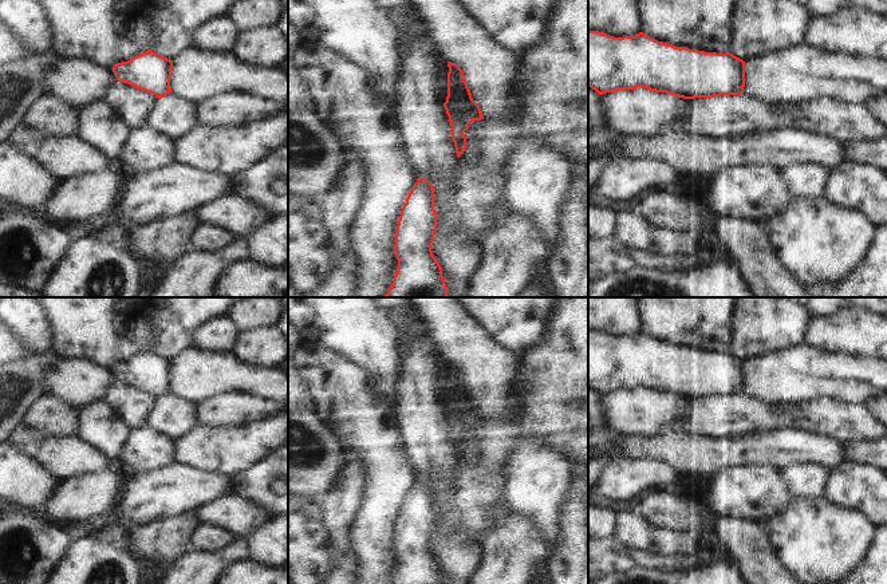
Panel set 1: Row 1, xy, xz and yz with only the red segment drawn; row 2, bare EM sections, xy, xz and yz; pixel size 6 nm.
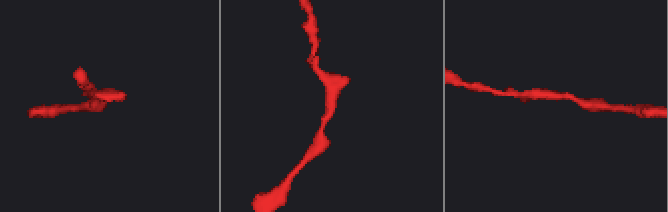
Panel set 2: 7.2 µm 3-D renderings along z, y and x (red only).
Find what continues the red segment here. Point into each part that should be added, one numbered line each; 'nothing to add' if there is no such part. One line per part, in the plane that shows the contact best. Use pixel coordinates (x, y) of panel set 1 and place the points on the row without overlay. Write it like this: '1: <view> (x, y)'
nothing to add

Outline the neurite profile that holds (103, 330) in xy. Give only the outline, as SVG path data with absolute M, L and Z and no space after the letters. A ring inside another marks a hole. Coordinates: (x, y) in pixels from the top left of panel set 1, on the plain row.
M40 297L54 324L52 350L107 368L153 348L149 327L133 316L131 297Z

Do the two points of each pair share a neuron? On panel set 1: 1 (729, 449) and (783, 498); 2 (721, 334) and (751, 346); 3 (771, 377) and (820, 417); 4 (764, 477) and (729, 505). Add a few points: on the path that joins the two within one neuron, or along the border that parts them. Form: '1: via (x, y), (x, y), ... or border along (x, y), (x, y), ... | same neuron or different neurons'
1: border along (780, 469), (769, 466), (733, 466), (718, 474) | different neurons
2: border along (734, 311), (729, 351) | different neurons
3: border along (832, 399), (775, 402), (771, 406) | different neurons
4: via (756, 485), (748, 493), (741, 493), (737, 497) | same neuron

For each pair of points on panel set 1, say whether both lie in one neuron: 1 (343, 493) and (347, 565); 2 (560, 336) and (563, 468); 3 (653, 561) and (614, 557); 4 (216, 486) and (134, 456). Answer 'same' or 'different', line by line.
1: same
2: different
3: same
4: different

